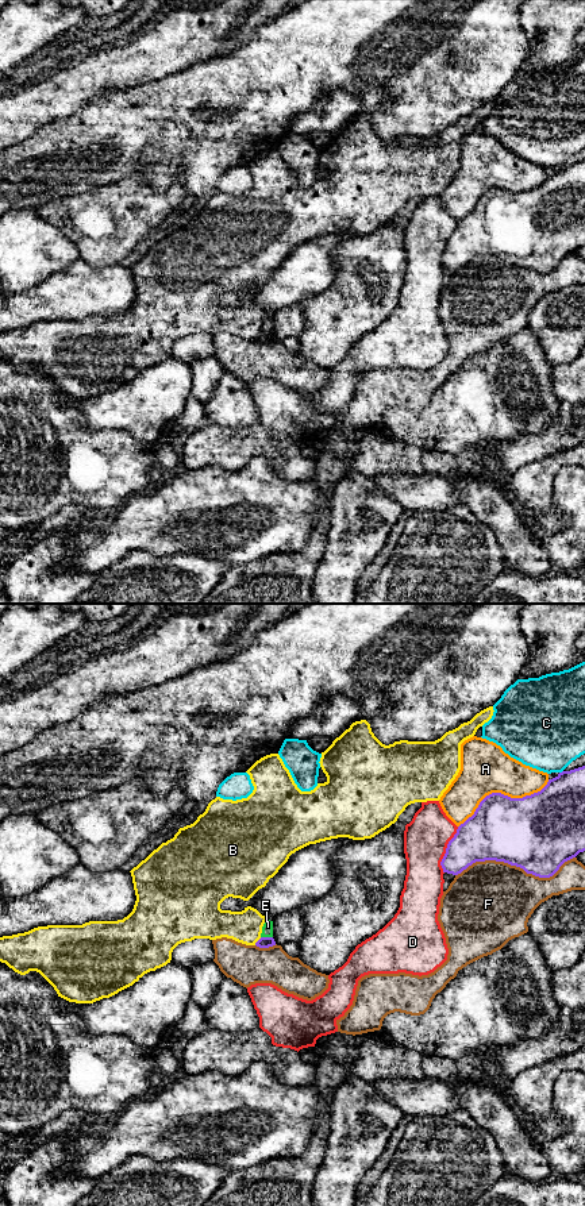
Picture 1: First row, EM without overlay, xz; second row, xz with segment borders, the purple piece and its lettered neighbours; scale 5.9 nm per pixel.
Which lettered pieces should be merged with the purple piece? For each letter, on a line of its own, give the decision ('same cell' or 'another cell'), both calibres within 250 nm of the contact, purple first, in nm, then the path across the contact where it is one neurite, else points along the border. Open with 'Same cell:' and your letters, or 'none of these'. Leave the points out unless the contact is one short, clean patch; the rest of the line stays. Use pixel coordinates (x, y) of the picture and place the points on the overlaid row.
Same cell: none of these
A: another cell | 400/300 nm
B: another cell | 60/200 nm
C: another cell | 320/440 nm
D: another cell | 280/260 nm
E: another cell | 60/60 nm | along xz (261, 936), (272, 937)
F: another cell | 460/460 nm

